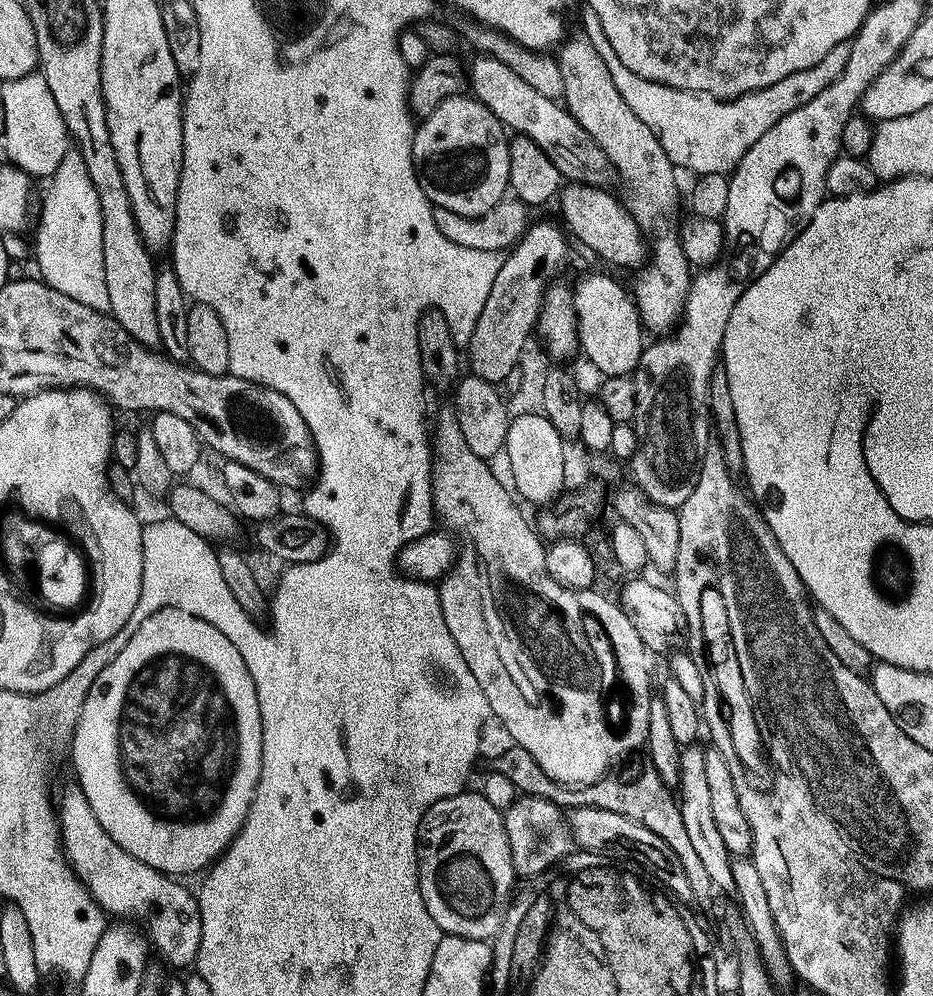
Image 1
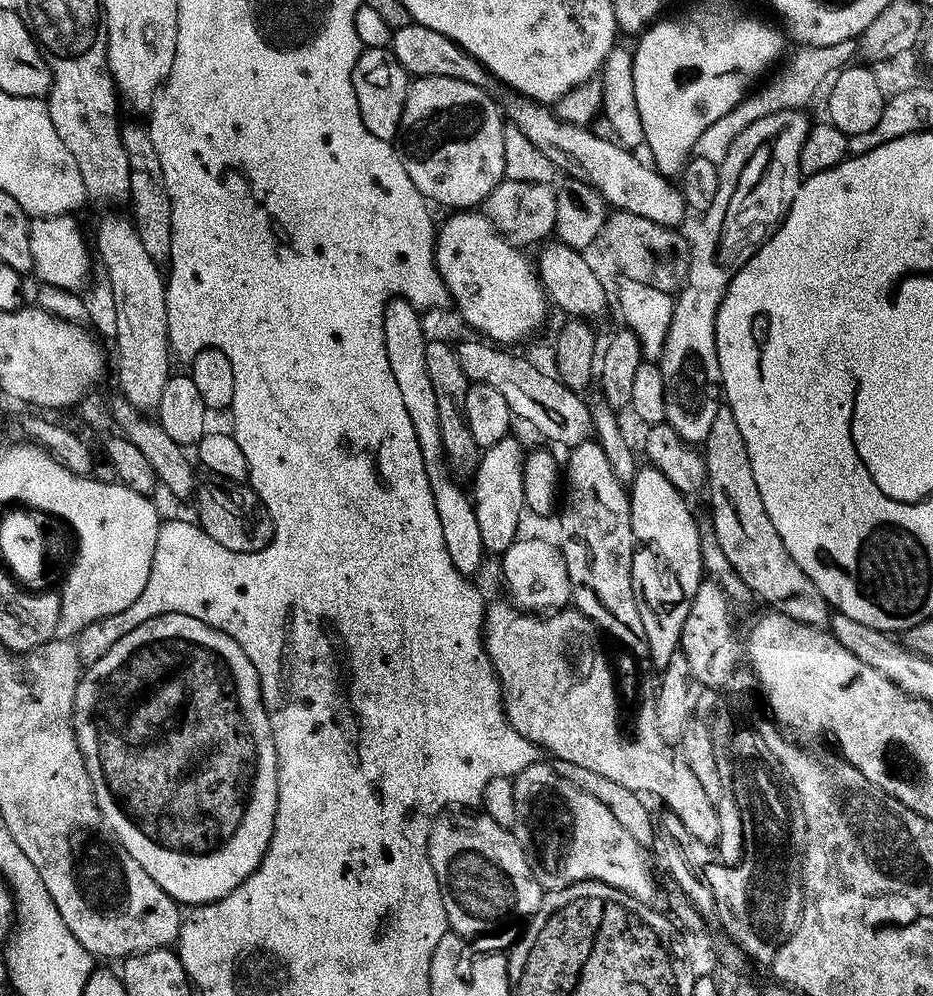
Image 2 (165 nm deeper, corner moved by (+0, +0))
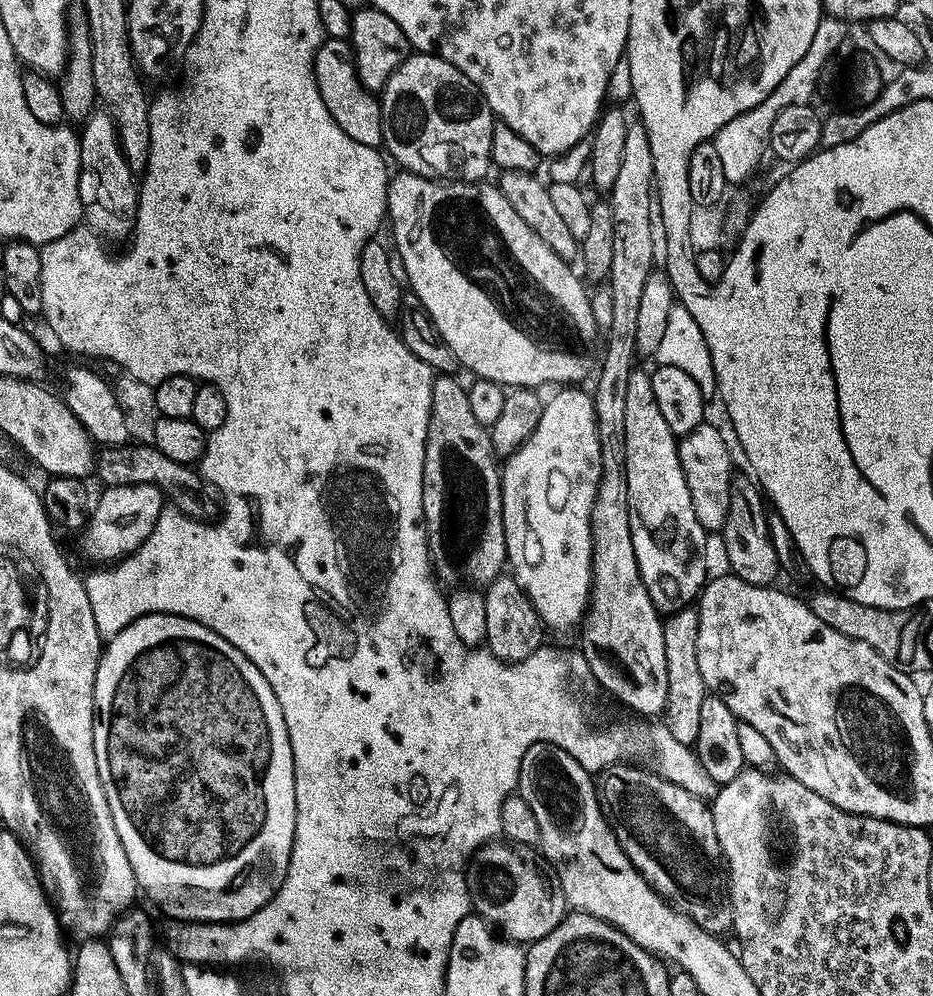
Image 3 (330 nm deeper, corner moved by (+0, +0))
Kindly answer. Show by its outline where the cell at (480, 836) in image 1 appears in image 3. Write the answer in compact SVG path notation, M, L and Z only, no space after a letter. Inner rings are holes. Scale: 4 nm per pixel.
M489 842L476 851L467 869L470 881L472 908L489 925L512 924L511 939L531 942L546 938L566 915L566 901L560 879L547 860L538 859L531 848L522 848L511 842ZM536 856L537 860L536 861ZM525 940L525 941L524 941Z

